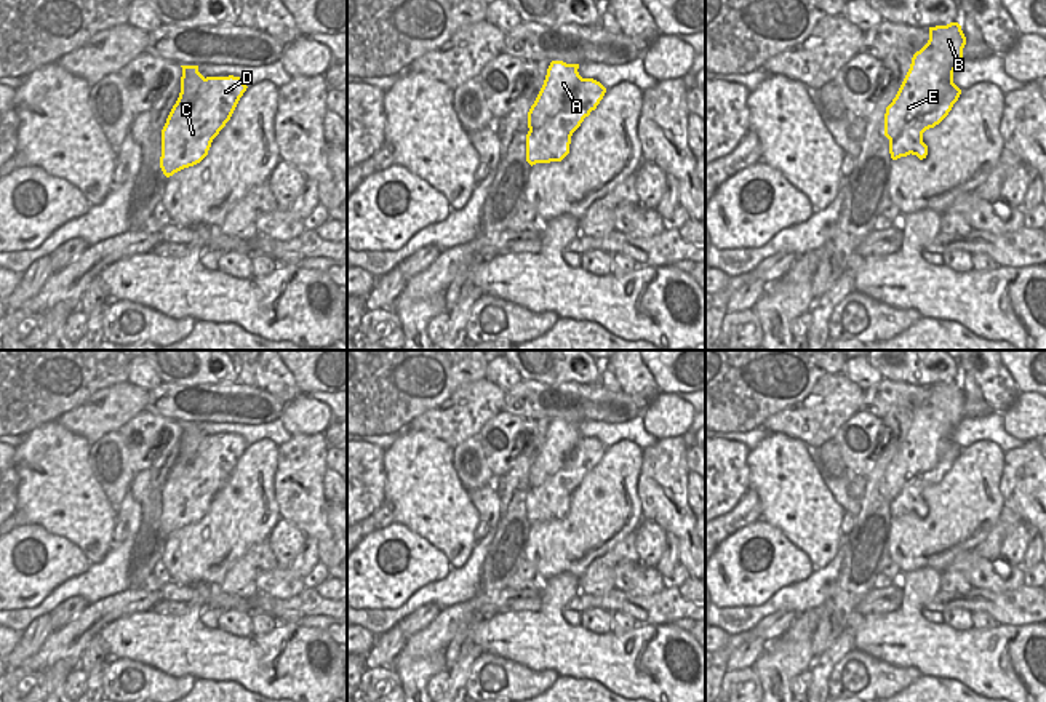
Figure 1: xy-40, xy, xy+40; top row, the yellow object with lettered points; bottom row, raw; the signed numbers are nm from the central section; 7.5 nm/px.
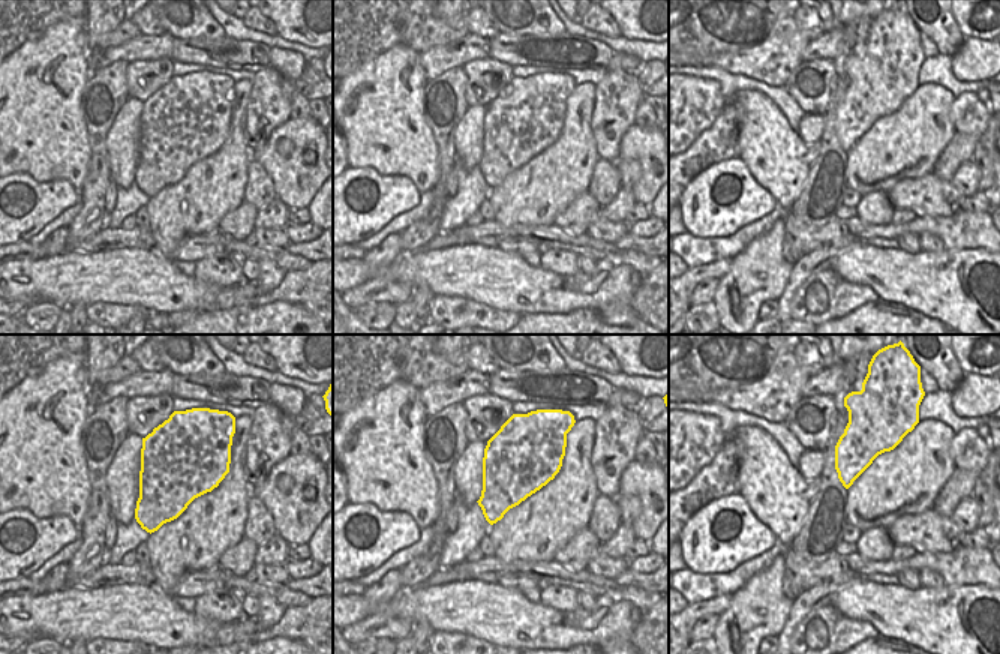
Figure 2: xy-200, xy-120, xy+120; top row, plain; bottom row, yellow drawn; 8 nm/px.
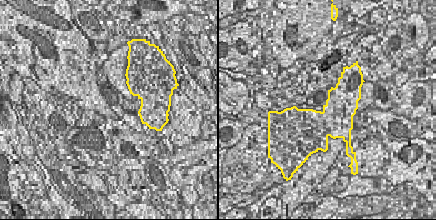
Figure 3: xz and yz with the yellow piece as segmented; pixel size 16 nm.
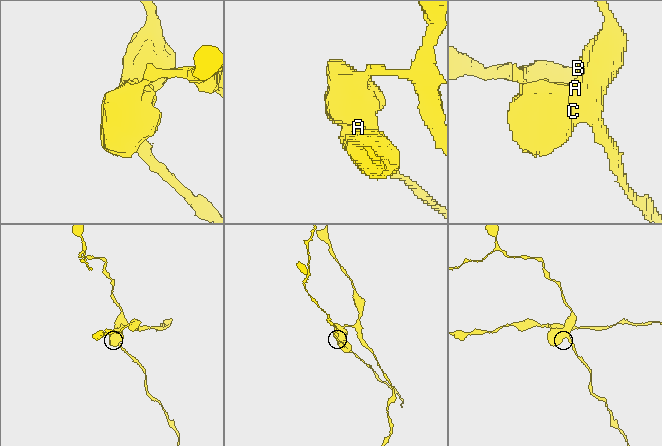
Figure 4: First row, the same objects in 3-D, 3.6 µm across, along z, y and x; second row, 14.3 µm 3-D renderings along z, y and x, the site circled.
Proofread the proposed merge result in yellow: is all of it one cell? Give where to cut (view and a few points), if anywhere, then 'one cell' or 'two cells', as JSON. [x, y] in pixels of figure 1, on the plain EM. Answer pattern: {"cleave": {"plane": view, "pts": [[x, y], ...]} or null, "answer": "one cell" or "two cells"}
{"cleave": {"plane": "xy+40", "pts": [[952, 438], [939, 461], [914, 477], [890, 502]]}, "answer": "two cells"}

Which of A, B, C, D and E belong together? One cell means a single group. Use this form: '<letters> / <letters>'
A B E / C D

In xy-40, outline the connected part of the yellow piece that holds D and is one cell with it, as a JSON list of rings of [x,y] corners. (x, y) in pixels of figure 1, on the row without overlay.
[[[206,435],[189,462],[174,462],[162,488],[160,526],[166,536],[200,521],[246,449],[240,435]]]

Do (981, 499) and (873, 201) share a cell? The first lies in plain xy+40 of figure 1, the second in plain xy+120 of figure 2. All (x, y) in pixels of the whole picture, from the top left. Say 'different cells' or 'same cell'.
different cells

